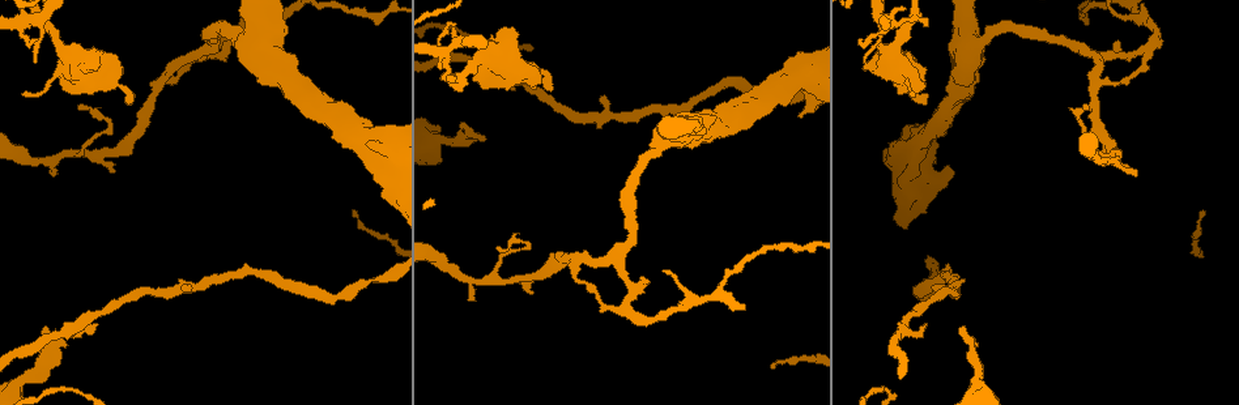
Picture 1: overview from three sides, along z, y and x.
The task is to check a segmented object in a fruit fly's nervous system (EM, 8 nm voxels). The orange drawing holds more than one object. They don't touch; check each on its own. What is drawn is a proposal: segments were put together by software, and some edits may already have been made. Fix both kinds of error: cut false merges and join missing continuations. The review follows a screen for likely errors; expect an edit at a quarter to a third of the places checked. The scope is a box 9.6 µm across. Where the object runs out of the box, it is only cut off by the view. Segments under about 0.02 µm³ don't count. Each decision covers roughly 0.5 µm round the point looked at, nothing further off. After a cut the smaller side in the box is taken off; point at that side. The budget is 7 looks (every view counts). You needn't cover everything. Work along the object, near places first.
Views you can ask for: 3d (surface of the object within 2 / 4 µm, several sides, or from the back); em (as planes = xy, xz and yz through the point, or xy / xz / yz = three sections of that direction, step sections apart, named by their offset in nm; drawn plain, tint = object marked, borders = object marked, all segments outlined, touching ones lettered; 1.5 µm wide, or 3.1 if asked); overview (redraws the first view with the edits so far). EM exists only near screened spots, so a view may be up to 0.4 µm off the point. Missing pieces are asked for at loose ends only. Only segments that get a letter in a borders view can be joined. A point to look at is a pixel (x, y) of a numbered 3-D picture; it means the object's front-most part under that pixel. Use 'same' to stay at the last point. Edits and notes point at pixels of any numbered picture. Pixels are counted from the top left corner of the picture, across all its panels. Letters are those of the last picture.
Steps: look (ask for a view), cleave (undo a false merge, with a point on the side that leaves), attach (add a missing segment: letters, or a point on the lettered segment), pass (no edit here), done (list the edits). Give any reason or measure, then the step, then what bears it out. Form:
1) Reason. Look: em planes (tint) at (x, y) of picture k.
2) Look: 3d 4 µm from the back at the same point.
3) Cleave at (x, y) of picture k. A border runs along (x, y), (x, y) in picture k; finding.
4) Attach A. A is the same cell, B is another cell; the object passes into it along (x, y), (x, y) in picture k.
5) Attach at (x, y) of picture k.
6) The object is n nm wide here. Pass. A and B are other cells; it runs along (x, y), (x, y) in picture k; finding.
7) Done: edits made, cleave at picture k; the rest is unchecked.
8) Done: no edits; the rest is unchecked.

Free end. Look: em planes (borders) at (925, 102) of picture 1.

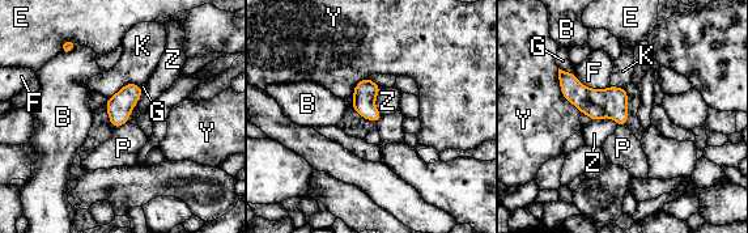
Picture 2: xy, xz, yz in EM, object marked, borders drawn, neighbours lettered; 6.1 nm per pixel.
Pass. B, E, F, G, K, P, Y and Z are other cells; a border runs along (143, 90), (126, 122) in picture 2; no lettered segment goes on from it.

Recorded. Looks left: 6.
Thin neck. Look: em yz step 4 (tint) at (895, 22) of picture 1.

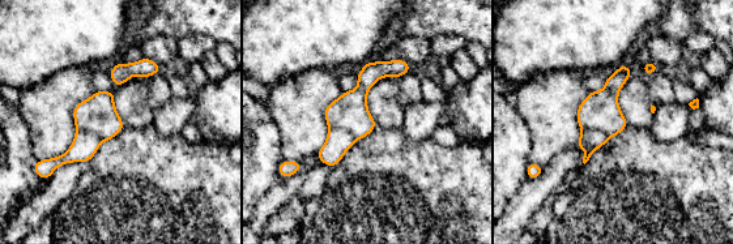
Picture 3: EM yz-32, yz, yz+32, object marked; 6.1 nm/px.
Another direction. Look: em planes (borders) at the same point.

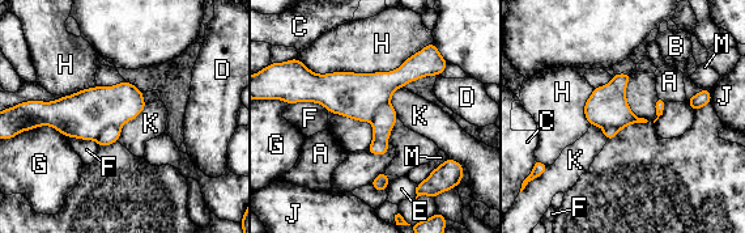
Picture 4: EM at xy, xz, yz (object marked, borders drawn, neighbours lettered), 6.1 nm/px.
The object is 240 nm wide here. Cleave at (85, 114) of picture 4. A, B, C, D, E, F, G, H, J, K and M are other cells; the part that leaves runs along (434, 71), (301, 98) in picture 4; a second cell is stuck on.

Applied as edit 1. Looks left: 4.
Redraw. Look: overview.

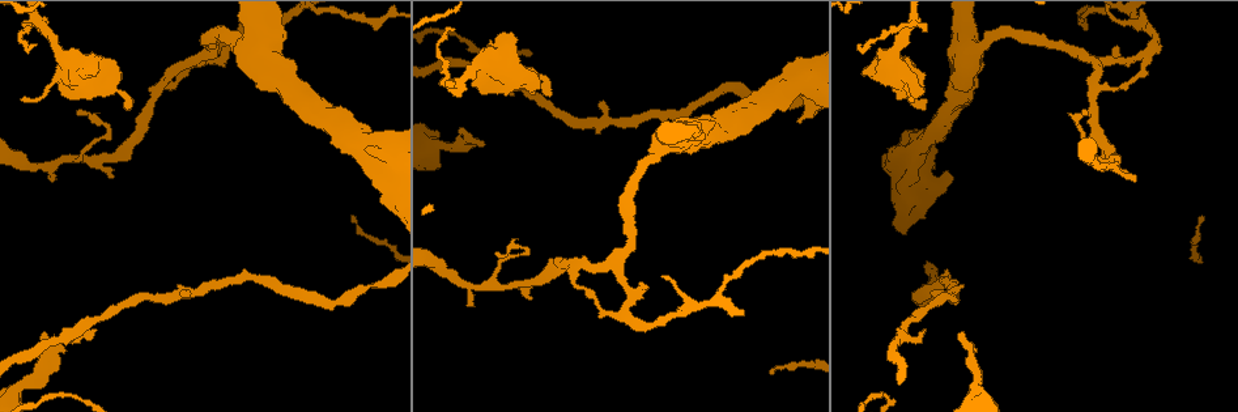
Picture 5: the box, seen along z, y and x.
An open end. Look: em xy step 8 (borders) at (44, 336) of picture 5.

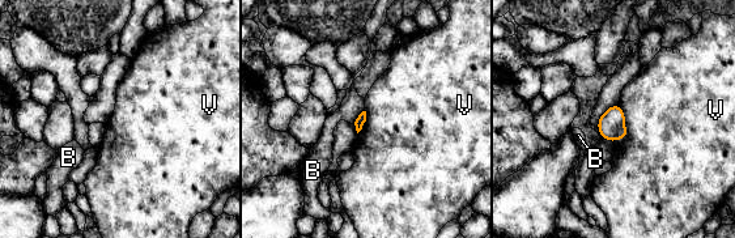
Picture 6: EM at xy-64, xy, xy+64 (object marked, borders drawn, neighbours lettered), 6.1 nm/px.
Look: em planes (borders) at the same point.

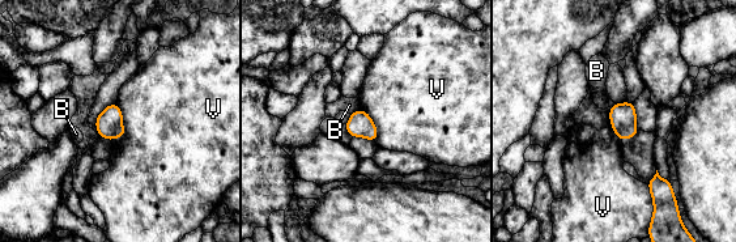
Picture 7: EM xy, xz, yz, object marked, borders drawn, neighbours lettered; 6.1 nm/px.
The longest contact is with V, 240 nm. Pass. B and V are other cells; a border runs along (115, 103), (124, 134), (111, 140) in picture 7; no lettered segment goes on from it.

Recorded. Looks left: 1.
Done: edits made, cleave at picture 4; the rest is unchecked.

